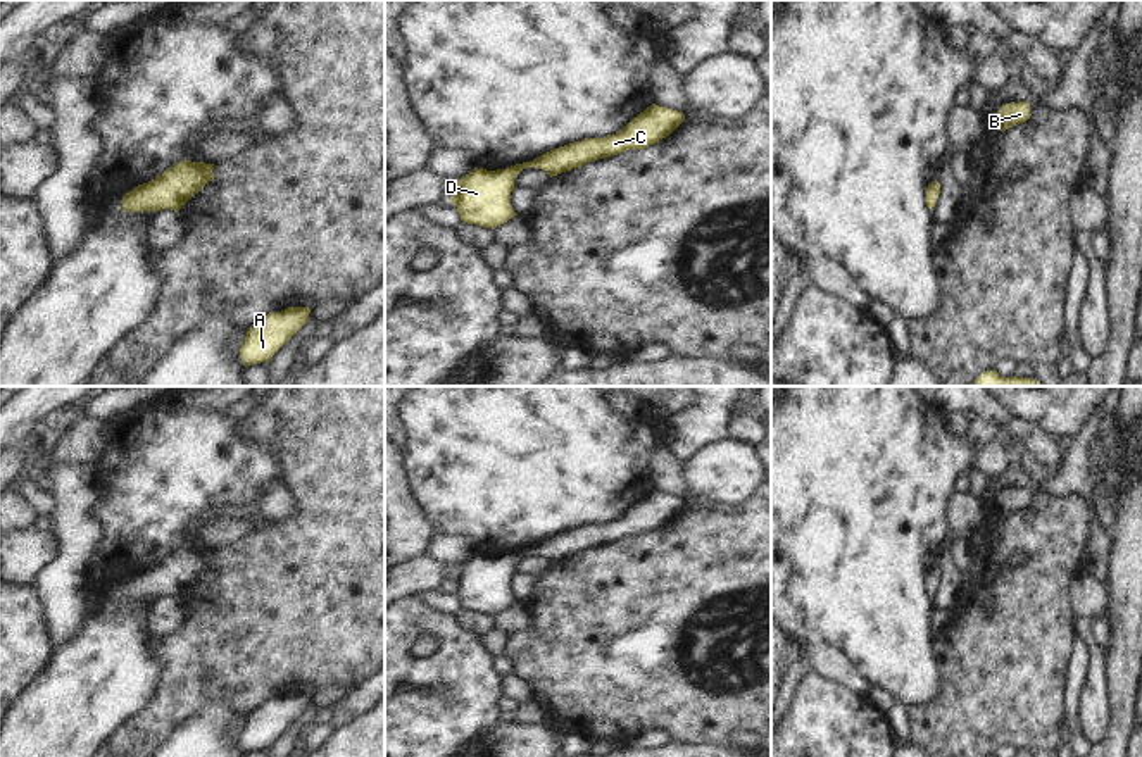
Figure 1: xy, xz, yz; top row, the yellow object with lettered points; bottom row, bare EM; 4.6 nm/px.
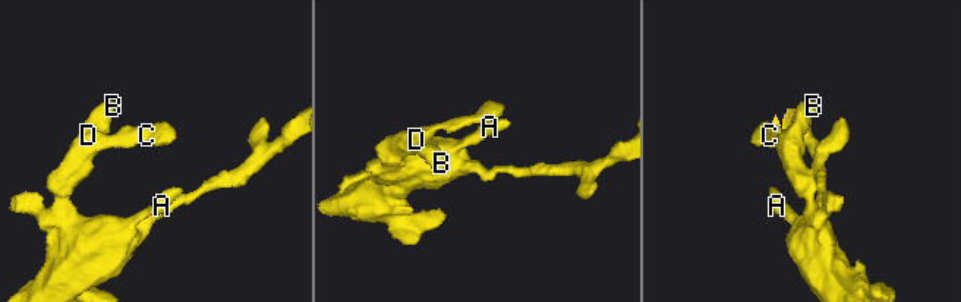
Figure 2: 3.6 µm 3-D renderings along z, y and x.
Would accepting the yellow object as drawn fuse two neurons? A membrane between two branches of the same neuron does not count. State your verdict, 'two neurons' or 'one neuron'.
one neuron

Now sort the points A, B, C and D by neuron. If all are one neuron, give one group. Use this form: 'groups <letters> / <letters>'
groups A B C D

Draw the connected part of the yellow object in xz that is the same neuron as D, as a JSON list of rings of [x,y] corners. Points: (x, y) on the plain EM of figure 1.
[[[652,490],[616,521],[585,524],[505,555],[486,557],[474,554],[455,567],[450,588],[457,593],[461,607],[495,616],[518,602],[509,585],[514,566],[523,555],[542,555],[552,564],[599,545],[659,529],[683,507],[683,498]]]

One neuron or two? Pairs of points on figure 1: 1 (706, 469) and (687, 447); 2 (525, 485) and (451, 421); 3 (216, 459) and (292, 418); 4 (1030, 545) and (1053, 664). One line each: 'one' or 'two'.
1: two
2: one
3: two
4: one

